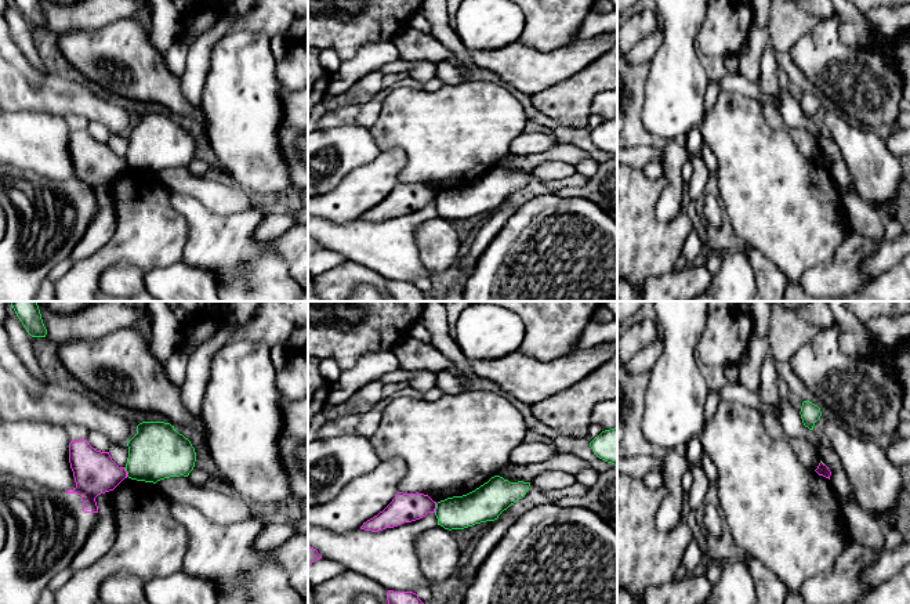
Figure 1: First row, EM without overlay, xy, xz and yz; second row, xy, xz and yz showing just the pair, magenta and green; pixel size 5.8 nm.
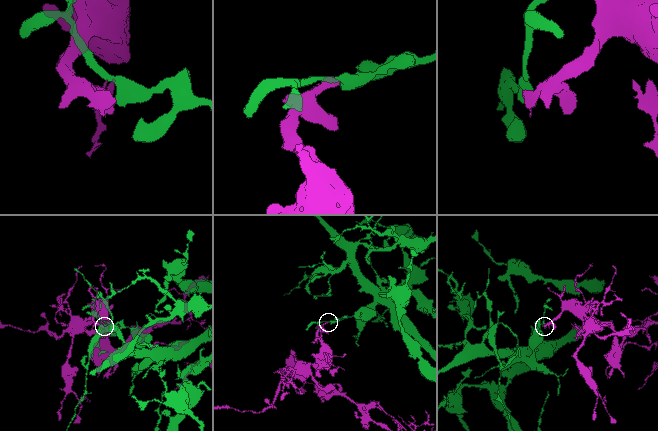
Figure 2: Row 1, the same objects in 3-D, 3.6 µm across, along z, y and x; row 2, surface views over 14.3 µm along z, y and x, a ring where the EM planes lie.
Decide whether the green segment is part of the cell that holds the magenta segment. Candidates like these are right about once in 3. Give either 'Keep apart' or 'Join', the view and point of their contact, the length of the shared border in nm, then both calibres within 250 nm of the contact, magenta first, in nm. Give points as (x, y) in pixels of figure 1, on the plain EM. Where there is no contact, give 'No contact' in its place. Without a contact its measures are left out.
Keep apart. Touches magenta at xy (126, 162). Shared border 60 nm. Thickness 240 nm (magenta) against 320 nm

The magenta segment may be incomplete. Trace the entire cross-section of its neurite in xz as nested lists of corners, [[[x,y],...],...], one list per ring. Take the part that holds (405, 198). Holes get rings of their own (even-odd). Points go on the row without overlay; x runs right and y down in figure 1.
[[[398,182],[392,192],[377,206],[363,213],[360,220],[378,223],[403,213],[412,213],[435,203],[436,192],[424,184]]]

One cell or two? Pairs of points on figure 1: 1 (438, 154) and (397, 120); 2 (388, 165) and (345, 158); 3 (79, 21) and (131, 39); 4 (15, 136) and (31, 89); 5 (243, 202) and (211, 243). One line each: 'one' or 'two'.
1: one
2: two
3: two
4: two
5: two

